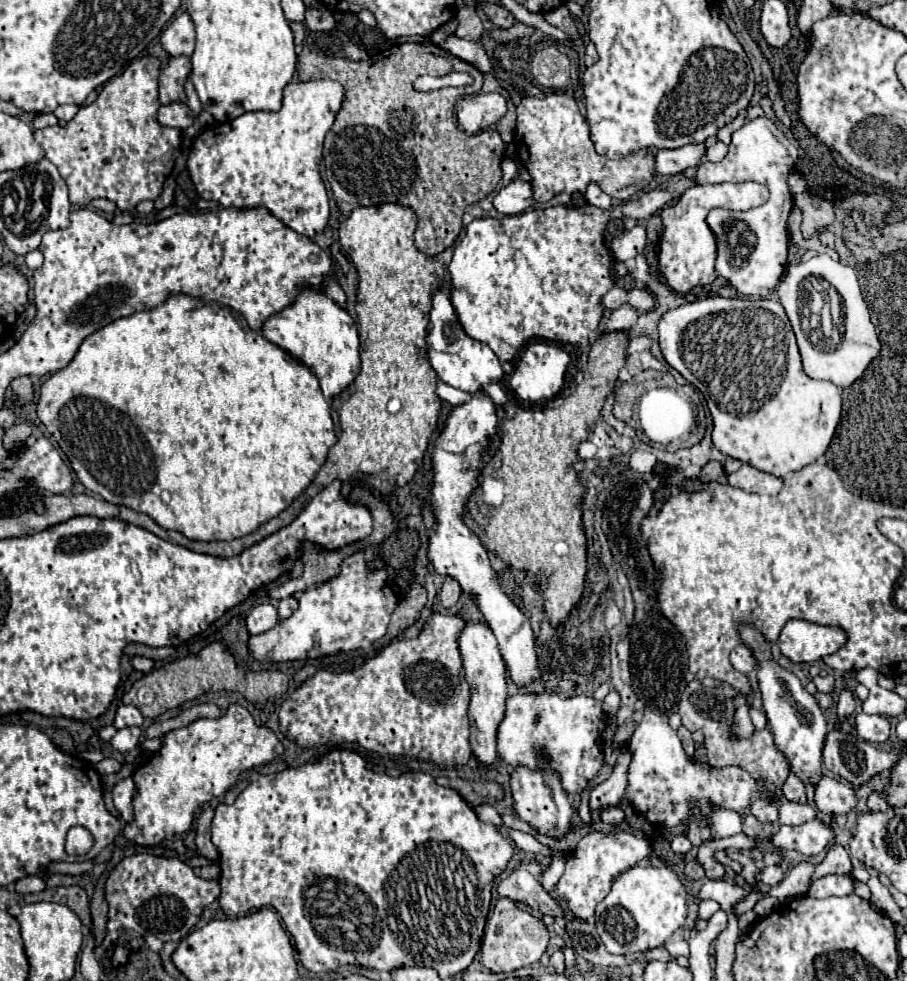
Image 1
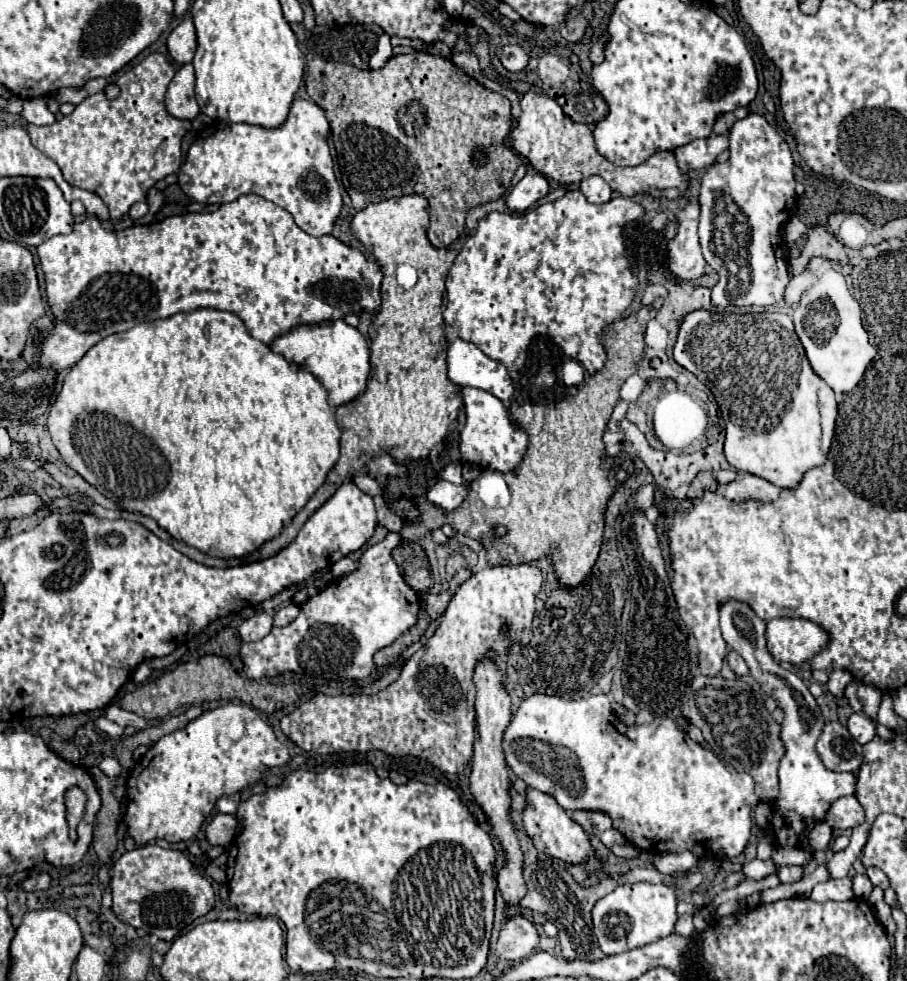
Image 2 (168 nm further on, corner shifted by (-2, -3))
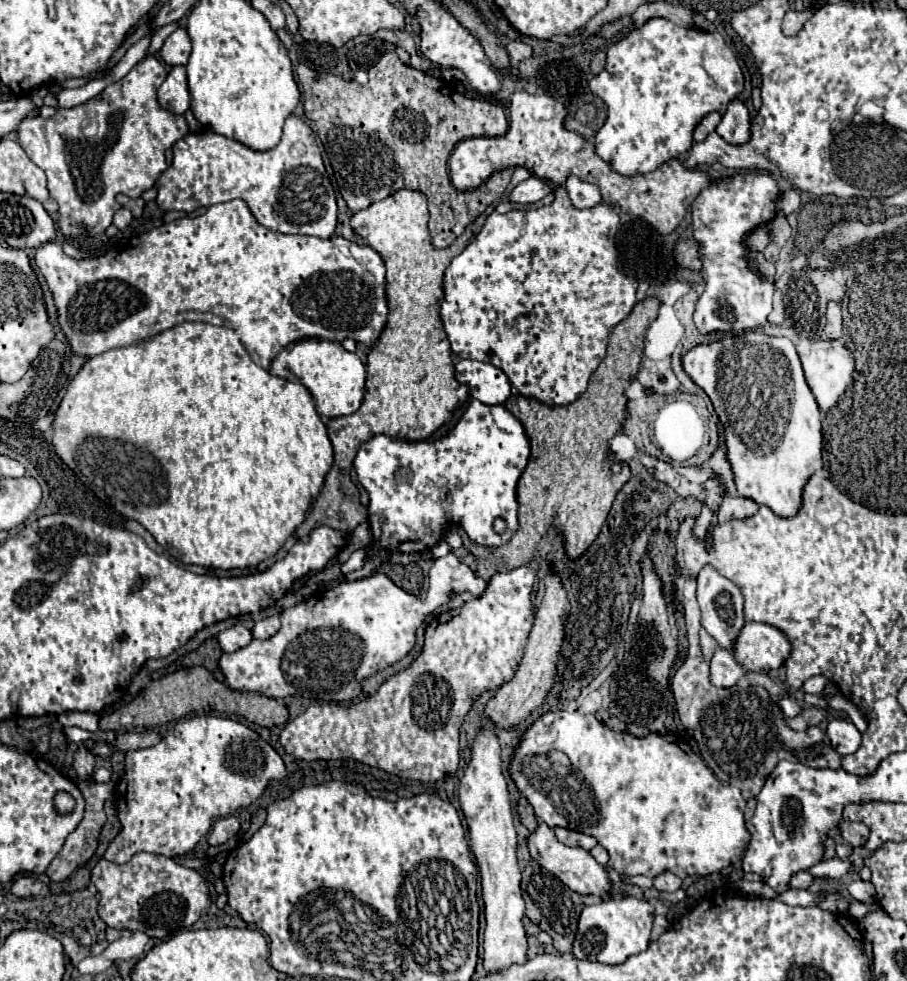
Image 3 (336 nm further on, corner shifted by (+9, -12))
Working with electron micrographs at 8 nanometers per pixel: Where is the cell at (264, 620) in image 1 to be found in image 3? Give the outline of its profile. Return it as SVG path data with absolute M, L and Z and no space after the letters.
M237 623L237 625L233 625L231 629L225 629L225 631L219 633L219 645L221 645L221 649L223 649L225 653L233 653L233 651L249 645L251 639L253 639L251 629L247 629L247 627L241 625L241 623Z

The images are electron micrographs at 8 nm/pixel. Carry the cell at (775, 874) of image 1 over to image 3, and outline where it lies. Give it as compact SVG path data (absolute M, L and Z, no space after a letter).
M800 871L793 875L793 881L791 881L791 887L797 887L797 889L807 889L813 883L813 876L807 871Z

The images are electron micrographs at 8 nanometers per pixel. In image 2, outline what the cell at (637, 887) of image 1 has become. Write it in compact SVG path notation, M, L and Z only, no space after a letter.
M634 882L616 886L610 894L600 898L592 910L594 934L604 954L624 954L638 946L654 944L656 940L668 938L674 932L678 914L676 914L676 892L666 884Z

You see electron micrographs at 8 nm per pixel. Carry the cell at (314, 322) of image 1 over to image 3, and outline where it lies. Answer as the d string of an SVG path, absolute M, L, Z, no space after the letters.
M303 339L287 345L271 363L273 375L283 379L293 379L305 385L315 401L317 413L325 419L351 415L359 409L365 393L367 371L355 353L343 349L341 343L329 343L319 339Z

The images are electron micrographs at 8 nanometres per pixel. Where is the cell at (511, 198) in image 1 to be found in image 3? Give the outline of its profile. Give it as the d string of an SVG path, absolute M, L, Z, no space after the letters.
M531 175L527 181L519 183L513 191L511 191L511 201L515 203L537 203L539 199L543 199L545 195L549 195L553 189L547 181Z

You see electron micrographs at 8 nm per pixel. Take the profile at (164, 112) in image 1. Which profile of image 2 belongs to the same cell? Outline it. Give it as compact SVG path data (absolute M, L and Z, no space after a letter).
M184 64L176 72L166 92L166 110L170 116L180 120L194 120L200 114L194 98L194 82L196 78L192 64Z

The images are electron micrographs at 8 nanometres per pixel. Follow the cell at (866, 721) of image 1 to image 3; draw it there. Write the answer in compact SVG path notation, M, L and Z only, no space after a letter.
M835 719L827 725L827 737L839 755L851 755L861 745L861 733L849 719Z

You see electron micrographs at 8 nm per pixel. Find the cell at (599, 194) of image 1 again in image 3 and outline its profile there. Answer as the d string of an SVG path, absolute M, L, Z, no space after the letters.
M571 175L565 181L565 189L569 193L569 199L575 207L579 209L587 209L587 207L595 207L597 203L601 203L601 193L599 187L593 183L585 183L579 177Z

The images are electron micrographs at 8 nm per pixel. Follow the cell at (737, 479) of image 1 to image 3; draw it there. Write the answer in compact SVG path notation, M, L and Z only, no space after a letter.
M725 495L723 503L717 511L717 519L719 519L719 523L725 523L729 519L747 519L747 517L753 517L757 513L757 509L759 509L759 505L751 499Z

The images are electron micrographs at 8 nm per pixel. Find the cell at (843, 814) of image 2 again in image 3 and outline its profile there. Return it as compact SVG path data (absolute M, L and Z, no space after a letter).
M841 821L839 827L841 827L843 839L847 843L851 843L853 847L863 847L865 841L869 839L869 829L863 823L847 823L847 821Z

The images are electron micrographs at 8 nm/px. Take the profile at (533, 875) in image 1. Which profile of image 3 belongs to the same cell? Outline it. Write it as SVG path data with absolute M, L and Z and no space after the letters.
M531 865L523 871L521 889L523 889L523 899L527 903L527 917L533 923L537 923L541 927L541 931L547 931L553 937L553 947L557 951L569 953L573 939L575 939L579 913L585 905L591 905L595 901L593 895L587 897L587 895L579 895L579 893L571 891L567 885L563 885L557 877L553 877L551 873L541 869L539 865Z

